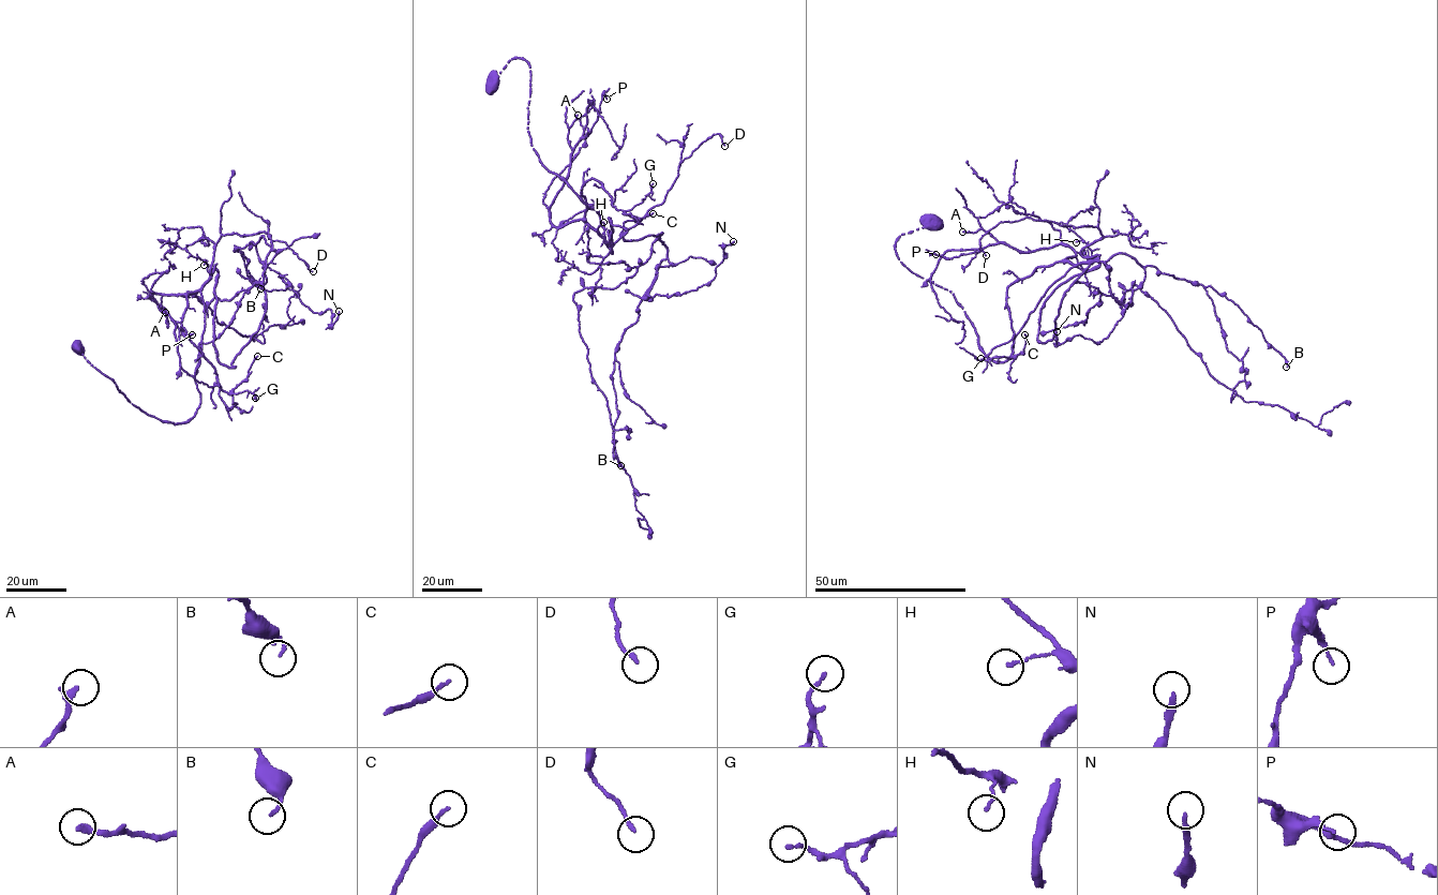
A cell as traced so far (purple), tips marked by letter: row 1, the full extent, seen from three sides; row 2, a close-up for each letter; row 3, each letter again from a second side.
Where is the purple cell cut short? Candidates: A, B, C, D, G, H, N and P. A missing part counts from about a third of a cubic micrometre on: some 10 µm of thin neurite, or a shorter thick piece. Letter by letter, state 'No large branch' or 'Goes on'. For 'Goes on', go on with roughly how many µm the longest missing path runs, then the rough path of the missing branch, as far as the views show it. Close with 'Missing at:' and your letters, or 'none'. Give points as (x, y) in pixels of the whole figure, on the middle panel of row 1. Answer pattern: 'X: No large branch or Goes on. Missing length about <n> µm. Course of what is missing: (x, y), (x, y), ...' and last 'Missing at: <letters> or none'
A: No large branch
B: No large branch
C: No large branch
D: No large branch
G: No large branch
H: No large branch
N: No large branch
P: No large branch
Missing at: none

